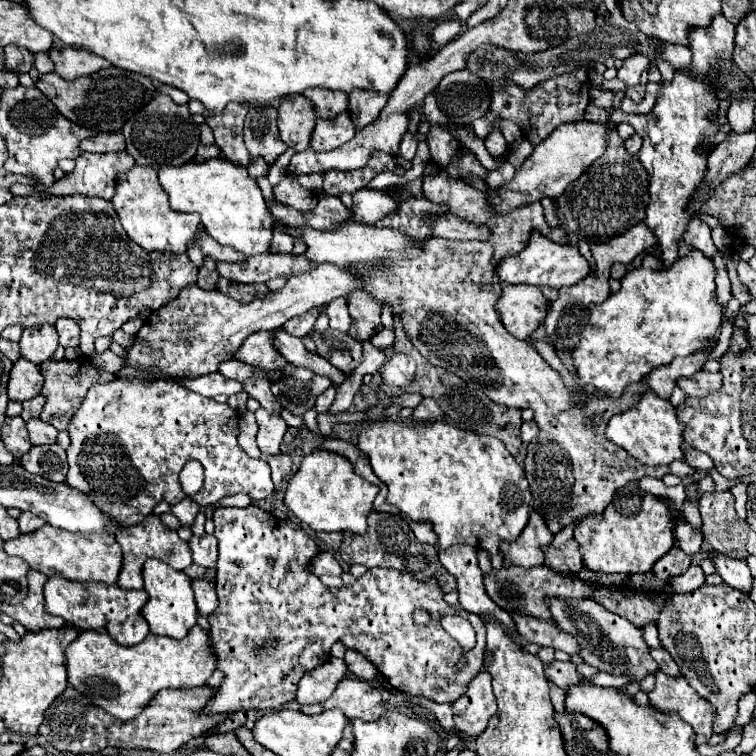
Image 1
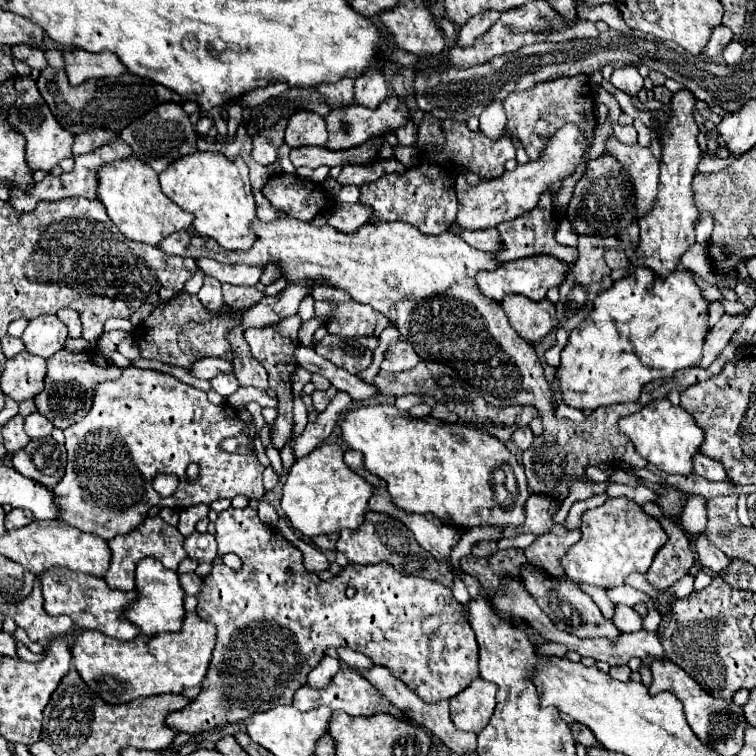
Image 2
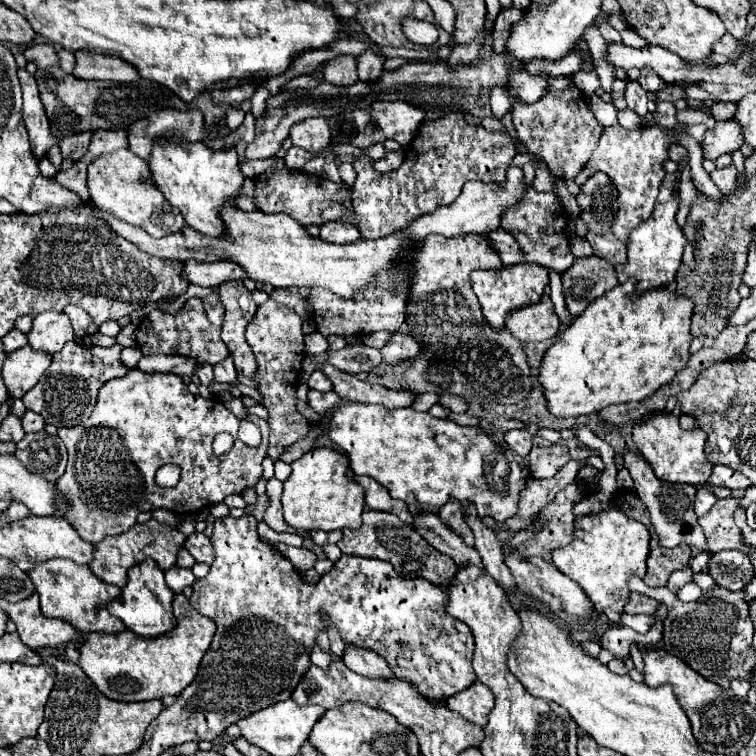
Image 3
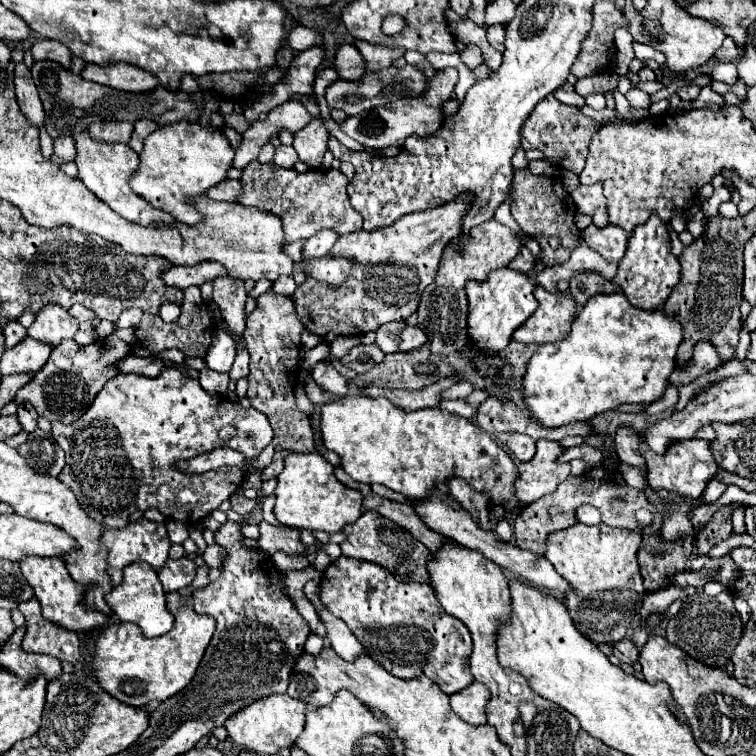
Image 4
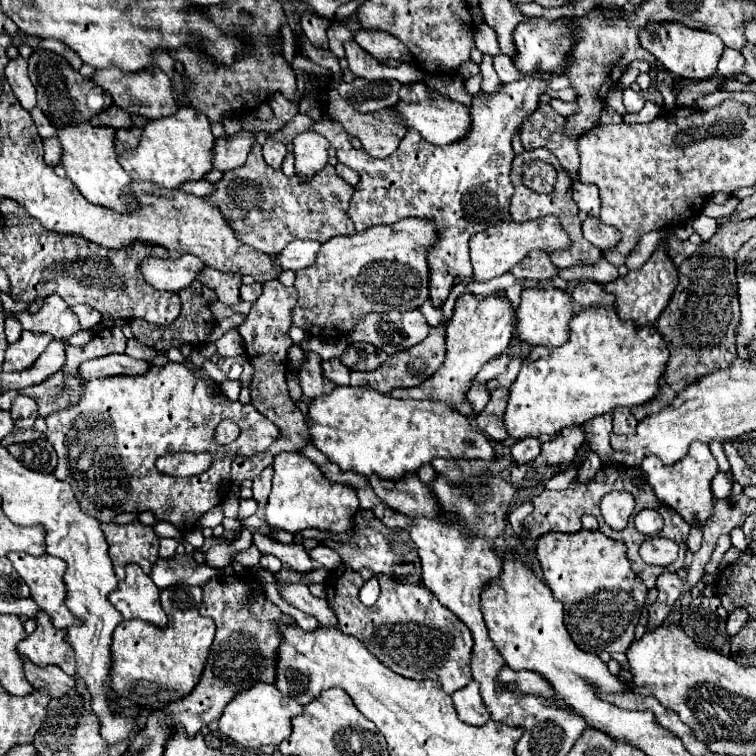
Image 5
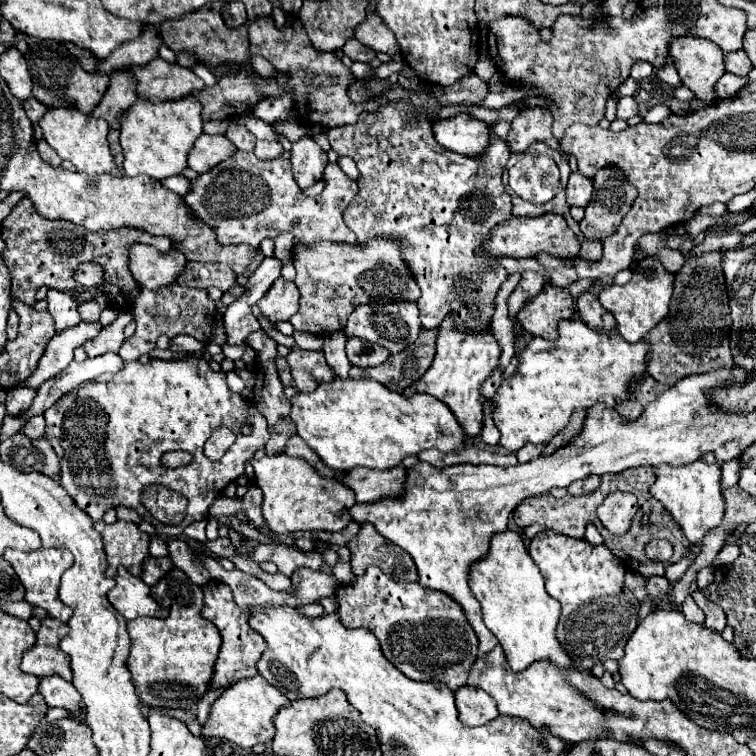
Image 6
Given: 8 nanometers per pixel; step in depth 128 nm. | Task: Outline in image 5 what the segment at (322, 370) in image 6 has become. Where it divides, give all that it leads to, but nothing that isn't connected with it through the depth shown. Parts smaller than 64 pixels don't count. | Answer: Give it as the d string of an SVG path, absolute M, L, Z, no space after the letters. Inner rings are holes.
M308 352L308 354L306 354L306 364L302 366L302 370L300 370L300 374L298 374L302 392L304 392L304 396L306 396L308 400L318 398L318 396L326 394L326 392L332 388L332 384L330 384L328 380L324 380L324 376L322 376L322 372L320 372L320 362L322 362L322 358L320 358L318 354Z

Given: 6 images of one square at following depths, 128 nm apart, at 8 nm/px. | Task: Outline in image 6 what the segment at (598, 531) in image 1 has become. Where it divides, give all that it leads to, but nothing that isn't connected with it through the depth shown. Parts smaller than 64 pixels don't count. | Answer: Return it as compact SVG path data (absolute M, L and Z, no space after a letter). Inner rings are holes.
M544 530L534 536L528 548L532 560L540 568L542 576L546 578L546 590L552 598L556 598L562 604L562 616L558 622L558 640L560 644L570 652L572 662L580 670L592 670L594 664L604 662L608 658L620 660L624 656L624 646L628 638L634 634L638 626L638 610L640 600L634 598L634 594L624 586L624 564L618 556L614 556L604 544L590 544L586 540L574 540L564 534L556 534L552 530Z

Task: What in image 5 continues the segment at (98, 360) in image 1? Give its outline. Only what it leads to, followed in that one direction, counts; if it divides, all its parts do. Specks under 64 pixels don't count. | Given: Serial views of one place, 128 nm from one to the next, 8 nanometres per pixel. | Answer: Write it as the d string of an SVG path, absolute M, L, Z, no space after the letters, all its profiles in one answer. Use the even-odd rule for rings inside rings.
M236 328L234 330L228 330L214 344L218 348L218 356L220 358L234 358L238 354L244 354L244 340L242 340L242 336L238 334Z

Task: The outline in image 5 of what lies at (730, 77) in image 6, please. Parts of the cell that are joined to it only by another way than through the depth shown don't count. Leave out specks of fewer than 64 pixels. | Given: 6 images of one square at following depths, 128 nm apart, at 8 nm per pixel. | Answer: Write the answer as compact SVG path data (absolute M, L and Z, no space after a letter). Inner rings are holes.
M714 76L710 80L702 80L702 82L692 82L692 84L686 84L682 86L680 94L676 96L676 104L678 106L692 106L694 100L710 94L710 92L716 92L720 88L720 82L724 78L722 76Z

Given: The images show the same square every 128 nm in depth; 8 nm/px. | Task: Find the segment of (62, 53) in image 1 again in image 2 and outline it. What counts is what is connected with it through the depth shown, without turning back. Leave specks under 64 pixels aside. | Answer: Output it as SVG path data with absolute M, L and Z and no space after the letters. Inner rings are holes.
M64 50L64 70L72 86L88 80L88 78L106 78L106 76L120 76L126 68L112 56L112 52L80 52L80 50Z

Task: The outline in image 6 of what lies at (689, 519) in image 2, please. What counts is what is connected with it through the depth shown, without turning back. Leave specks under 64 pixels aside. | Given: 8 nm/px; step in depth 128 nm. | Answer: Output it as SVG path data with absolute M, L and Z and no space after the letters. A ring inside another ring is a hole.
M732 460L732 462L724 462L722 464L722 478L720 478L720 486L722 488L732 488L738 484L738 460Z

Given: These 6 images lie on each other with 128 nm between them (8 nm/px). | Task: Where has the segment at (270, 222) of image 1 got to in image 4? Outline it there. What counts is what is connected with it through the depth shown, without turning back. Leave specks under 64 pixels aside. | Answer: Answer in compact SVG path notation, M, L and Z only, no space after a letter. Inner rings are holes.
M180 120L176 124L160 126L148 140L144 140L144 150L140 152L140 168L132 178L132 188L144 200L156 208L164 208L178 222L198 224L204 220L204 214L198 212L194 198L204 196L210 188L226 180L228 170L232 168L234 148L228 138L208 128L202 128L198 122Z

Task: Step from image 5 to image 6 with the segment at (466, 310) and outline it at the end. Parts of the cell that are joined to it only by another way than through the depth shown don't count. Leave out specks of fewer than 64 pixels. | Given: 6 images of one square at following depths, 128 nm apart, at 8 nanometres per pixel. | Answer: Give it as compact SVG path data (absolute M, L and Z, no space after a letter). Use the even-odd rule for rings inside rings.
M446 316L442 320L436 342L440 344L438 350L442 352L436 352L438 356L434 358L430 370L424 374L424 378L420 378L412 386L412 392L424 392L448 404L450 410L456 414L458 422L464 426L464 432L468 436L476 436L480 434L482 420L484 420L480 384L484 376L490 376L490 372L498 368L498 358L502 354L502 348L490 328L484 328L480 332L460 332L454 326L454 316Z

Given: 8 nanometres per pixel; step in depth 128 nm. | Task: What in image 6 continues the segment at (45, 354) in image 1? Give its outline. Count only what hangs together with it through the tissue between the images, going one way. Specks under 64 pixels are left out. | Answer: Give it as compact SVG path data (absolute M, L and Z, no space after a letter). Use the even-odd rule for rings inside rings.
M48 290L46 294L48 302L48 312L56 324L56 332L64 332L80 322L78 316L78 304L70 296L70 292L58 292L58 290Z

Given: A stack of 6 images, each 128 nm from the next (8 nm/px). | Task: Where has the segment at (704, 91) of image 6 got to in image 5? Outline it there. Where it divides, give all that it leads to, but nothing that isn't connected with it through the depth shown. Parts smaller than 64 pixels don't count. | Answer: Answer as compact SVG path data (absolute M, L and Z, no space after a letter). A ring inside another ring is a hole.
M652 22L644 28L640 28L638 40L650 54L656 56L656 60L668 72L672 72L674 76L690 78L690 80L706 80L706 78L714 76L718 60L720 60L722 50L724 50L720 36L706 32L706 30L688 28L680 22Z

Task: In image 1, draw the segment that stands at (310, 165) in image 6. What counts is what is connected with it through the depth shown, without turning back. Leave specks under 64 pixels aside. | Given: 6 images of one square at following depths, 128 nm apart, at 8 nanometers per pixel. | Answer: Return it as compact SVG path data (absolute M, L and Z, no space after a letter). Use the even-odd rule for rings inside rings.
M288 96L278 106L278 134L280 138L302 152L308 148L308 140L314 128L316 116L312 112L310 100L304 96Z

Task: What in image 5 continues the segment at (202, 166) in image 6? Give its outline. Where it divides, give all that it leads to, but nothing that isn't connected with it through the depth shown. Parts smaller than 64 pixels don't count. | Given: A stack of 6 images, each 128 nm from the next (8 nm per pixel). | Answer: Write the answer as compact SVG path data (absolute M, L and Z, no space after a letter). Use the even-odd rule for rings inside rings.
M238 132L234 136L224 136L216 140L216 170L234 170L240 168L248 154L252 152L252 146L256 144L254 132Z

